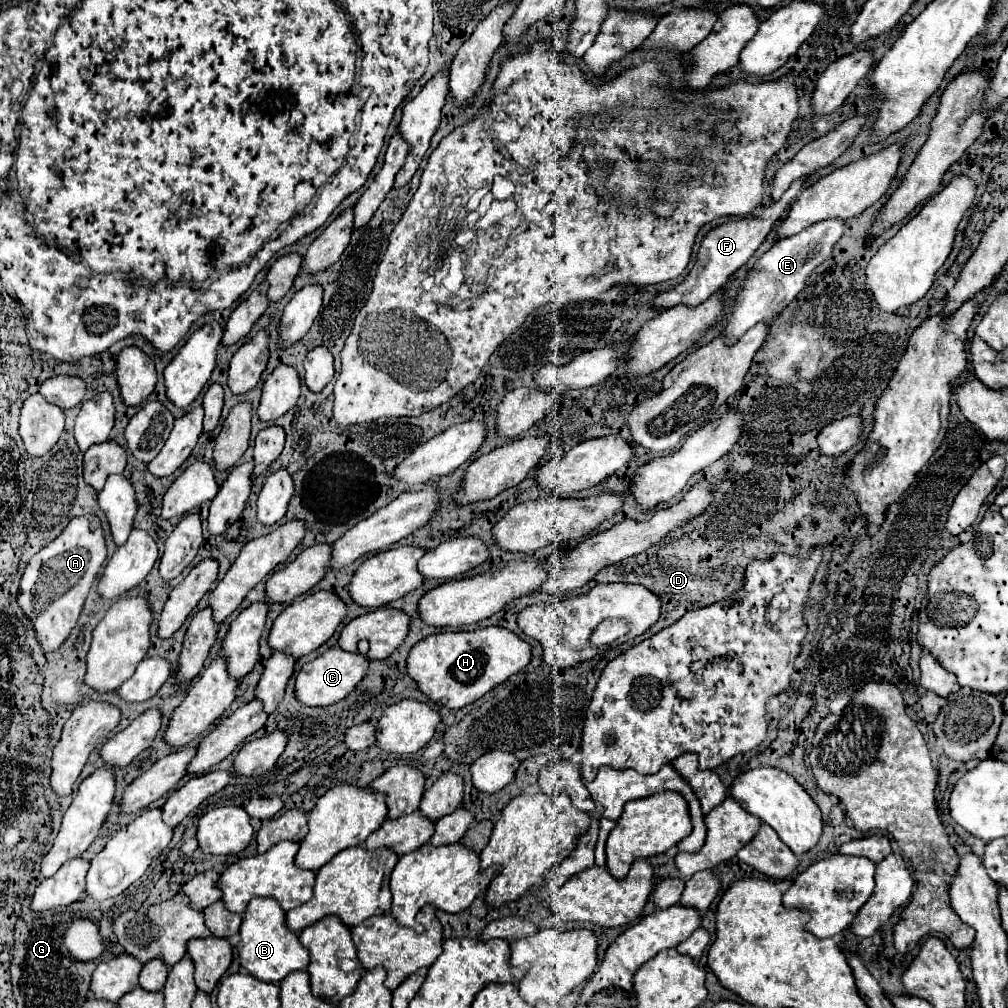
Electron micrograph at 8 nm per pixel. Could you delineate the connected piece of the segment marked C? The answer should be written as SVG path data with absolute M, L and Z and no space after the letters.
M360 642L356 654L348 654L338 646L334 646L326 650L322 656L318 656L316 660L304 664L296 676L296 686L294 686L296 700L304 706L330 706L346 698L366 674L366 668L370 664L366 652L368 652L368 642Z

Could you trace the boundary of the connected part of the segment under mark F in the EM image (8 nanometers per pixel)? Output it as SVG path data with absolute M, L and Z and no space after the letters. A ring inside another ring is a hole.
M796 180L784 194L778 202L770 204L760 216L752 216L752 218L742 218L742 220L728 220L720 226L714 226L702 240L700 248L698 248L698 256L696 256L696 264L694 268L690 270L690 274L672 290L666 290L666 292L658 292L654 298L652 298L652 308L654 310L668 310L668 308L674 308L678 304L684 304L684 306L698 306L702 304L704 300L708 300L714 292L718 292L720 288L726 286L728 278L748 262L748 258L758 250L758 246L764 242L764 238L768 236L768 232L774 228L774 224L782 218L782 214L786 212L786 208L798 198L800 190L802 190L802 182L804 180Z

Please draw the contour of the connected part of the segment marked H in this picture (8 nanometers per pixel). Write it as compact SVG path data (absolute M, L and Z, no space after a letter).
M488 626L472 632L440 632L420 640L408 656L408 676L418 684L430 702L446 708L462 708L494 686L502 684L508 676L520 672L530 662L530 644L506 628Z

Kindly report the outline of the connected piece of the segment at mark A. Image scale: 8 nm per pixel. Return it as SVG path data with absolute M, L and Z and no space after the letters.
M96 516L72 518L64 532L28 560L20 580L18 606L32 622L42 652L54 652L70 636L96 574L106 560L106 542Z

